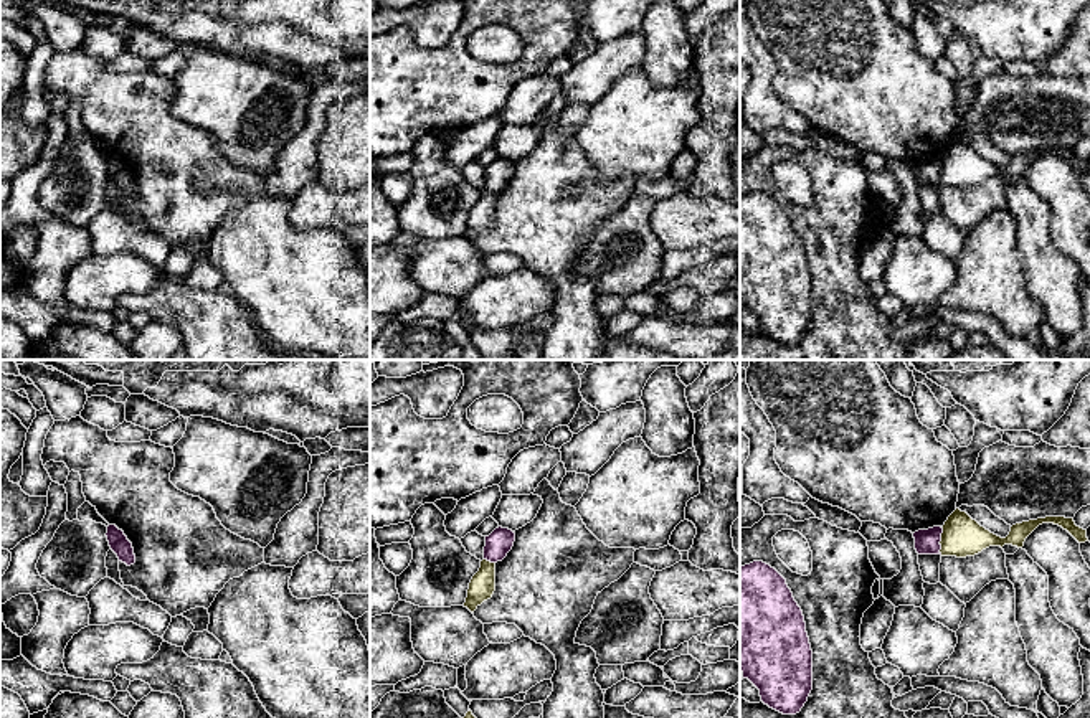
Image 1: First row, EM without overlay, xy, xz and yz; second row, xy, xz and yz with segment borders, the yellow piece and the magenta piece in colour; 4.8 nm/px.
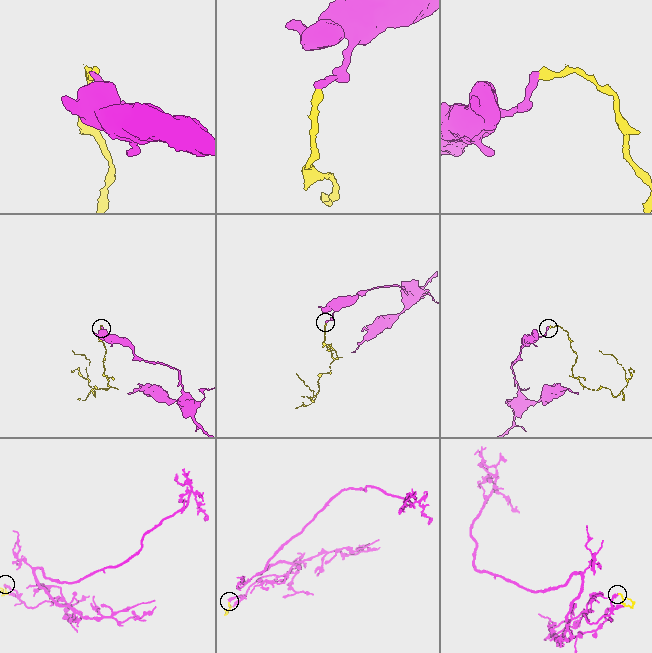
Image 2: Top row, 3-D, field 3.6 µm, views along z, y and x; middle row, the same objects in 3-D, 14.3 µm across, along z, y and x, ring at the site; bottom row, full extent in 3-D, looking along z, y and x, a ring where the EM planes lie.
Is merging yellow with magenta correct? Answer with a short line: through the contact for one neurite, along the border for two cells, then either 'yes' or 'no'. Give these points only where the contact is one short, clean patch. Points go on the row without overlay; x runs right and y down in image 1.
line yz (942, 157), (940, 184); no

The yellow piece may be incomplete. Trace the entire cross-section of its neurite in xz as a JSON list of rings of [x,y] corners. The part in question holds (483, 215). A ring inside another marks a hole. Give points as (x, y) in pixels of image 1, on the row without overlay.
[[[481,191],[479,201],[472,206],[467,220],[464,238],[474,243],[484,231],[490,229],[495,221],[495,193]]]

